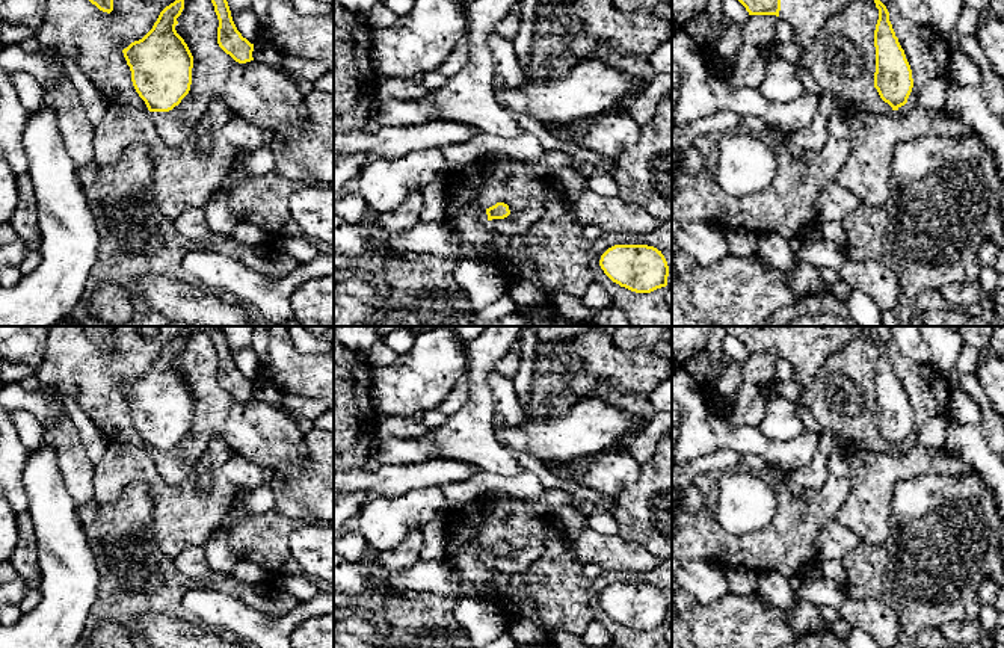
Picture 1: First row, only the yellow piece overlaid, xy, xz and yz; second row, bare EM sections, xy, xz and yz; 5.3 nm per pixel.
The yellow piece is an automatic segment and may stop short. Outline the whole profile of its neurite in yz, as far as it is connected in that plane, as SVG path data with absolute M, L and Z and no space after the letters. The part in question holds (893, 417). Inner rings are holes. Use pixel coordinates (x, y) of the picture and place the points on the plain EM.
M877 337L873 338L879 347L879 358L874 369L874 426L877 427L880 437L888 441L892 449L898 449L907 441L912 430L912 408L904 388L895 375L886 344Z

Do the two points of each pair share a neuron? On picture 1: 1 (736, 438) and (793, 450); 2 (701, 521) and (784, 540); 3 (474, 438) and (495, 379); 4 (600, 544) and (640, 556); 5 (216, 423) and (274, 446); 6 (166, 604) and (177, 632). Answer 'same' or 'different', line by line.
1: same
2: same
3: different
4: same
5: same
6: different

